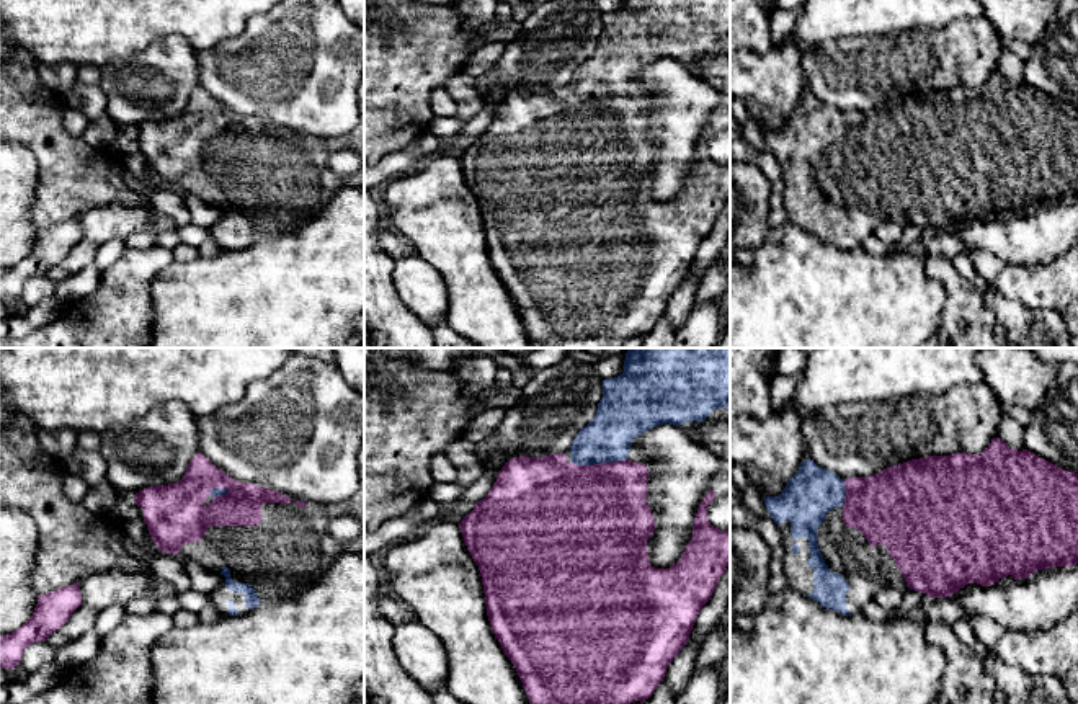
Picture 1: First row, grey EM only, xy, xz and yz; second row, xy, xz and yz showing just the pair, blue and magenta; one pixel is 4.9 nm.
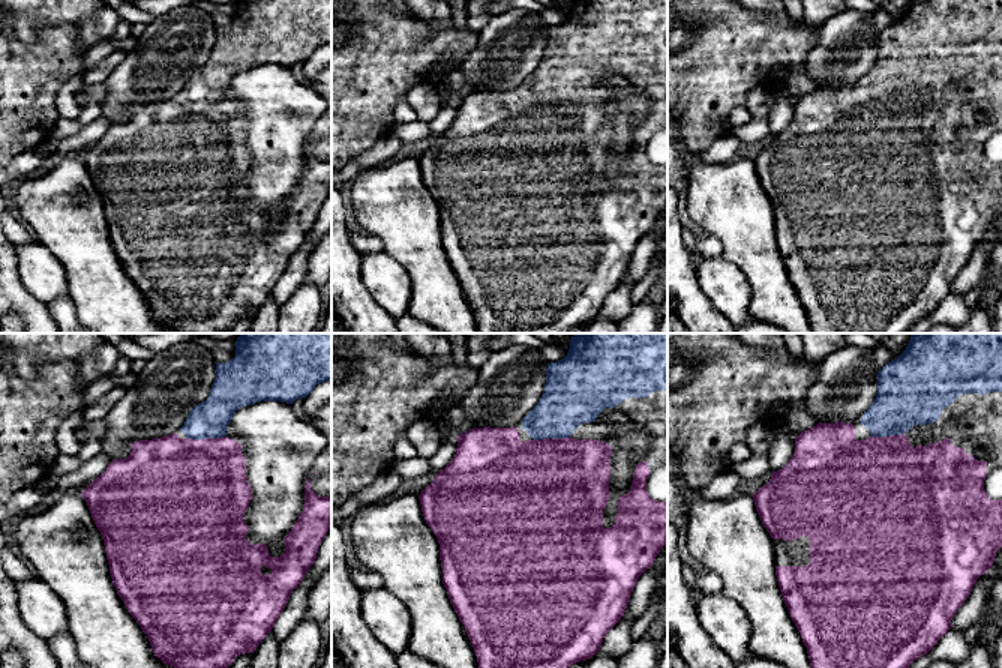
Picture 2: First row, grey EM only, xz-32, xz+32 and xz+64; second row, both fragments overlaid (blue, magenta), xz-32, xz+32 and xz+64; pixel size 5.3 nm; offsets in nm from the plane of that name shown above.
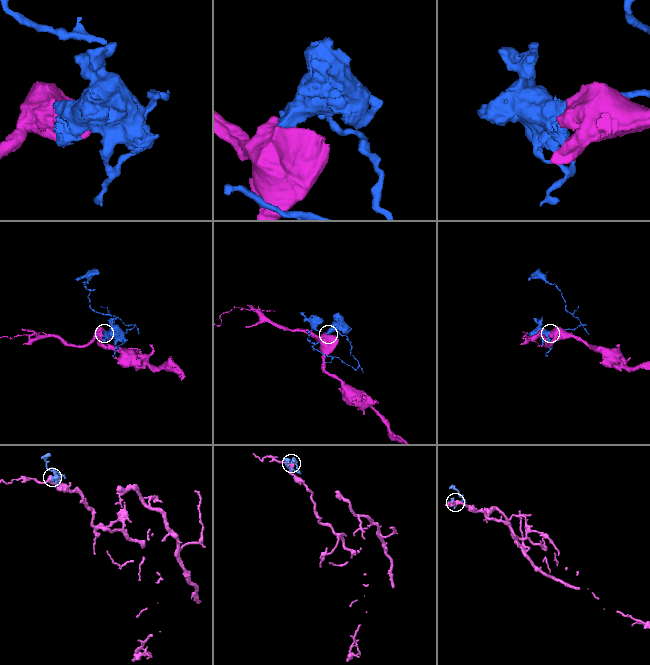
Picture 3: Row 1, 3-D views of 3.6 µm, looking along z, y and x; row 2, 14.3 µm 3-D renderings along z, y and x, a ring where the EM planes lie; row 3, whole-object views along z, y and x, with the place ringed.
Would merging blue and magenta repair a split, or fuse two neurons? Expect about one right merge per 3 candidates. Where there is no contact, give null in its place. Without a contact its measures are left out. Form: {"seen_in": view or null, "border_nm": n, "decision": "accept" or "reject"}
{"seen_in": "xz", "border_nm": 280, "decision": "accept"}

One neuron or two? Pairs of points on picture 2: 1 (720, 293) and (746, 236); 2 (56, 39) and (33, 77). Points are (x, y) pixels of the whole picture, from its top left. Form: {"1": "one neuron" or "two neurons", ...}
{"1": "two neurons", "2": "one neuron"}

